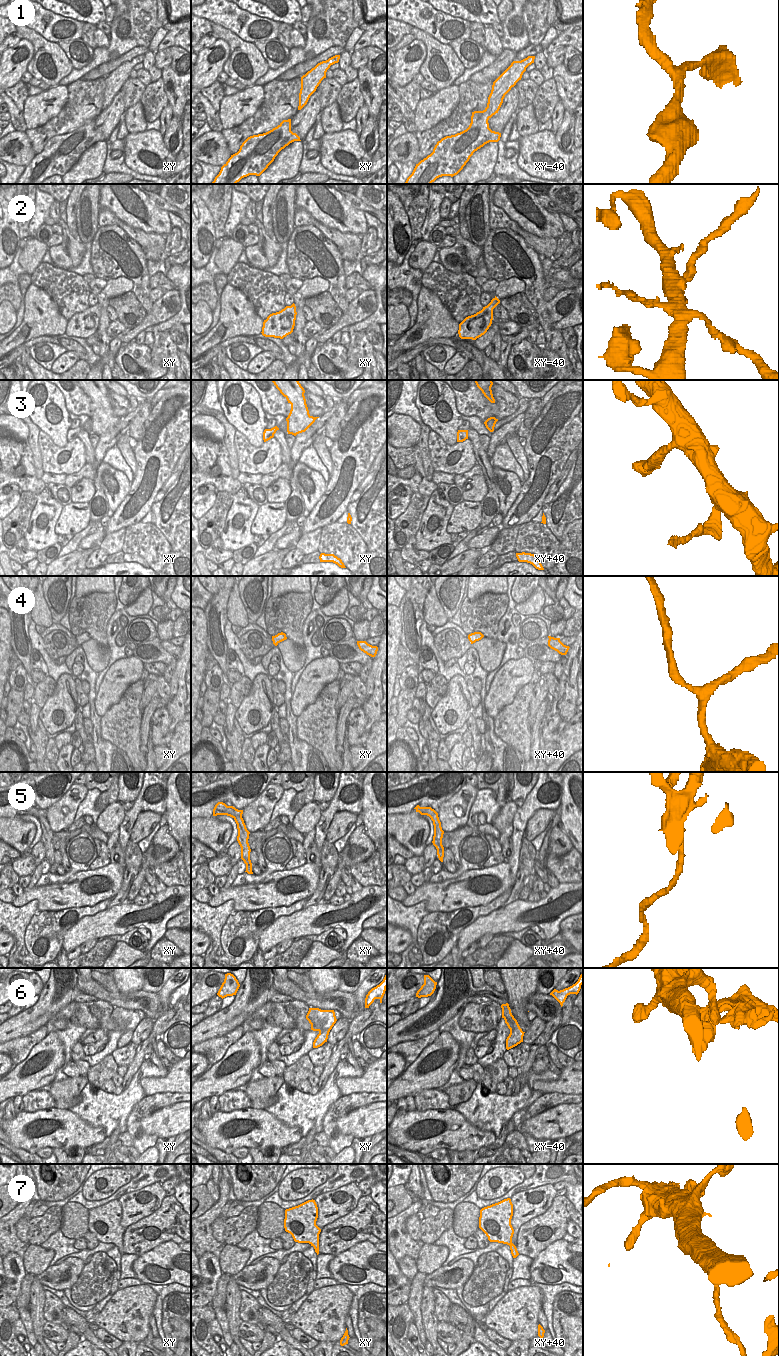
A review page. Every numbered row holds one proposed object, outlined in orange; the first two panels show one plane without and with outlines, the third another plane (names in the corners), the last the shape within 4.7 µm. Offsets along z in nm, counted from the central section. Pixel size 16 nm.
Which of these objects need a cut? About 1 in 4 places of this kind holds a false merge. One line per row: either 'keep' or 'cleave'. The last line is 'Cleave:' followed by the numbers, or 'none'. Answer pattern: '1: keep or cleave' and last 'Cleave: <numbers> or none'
1: keep
2: keep
3: cleave
4: keep
5: cleave
6: cleave
7: cleave
Cleave: 3, 5, 6, 7

